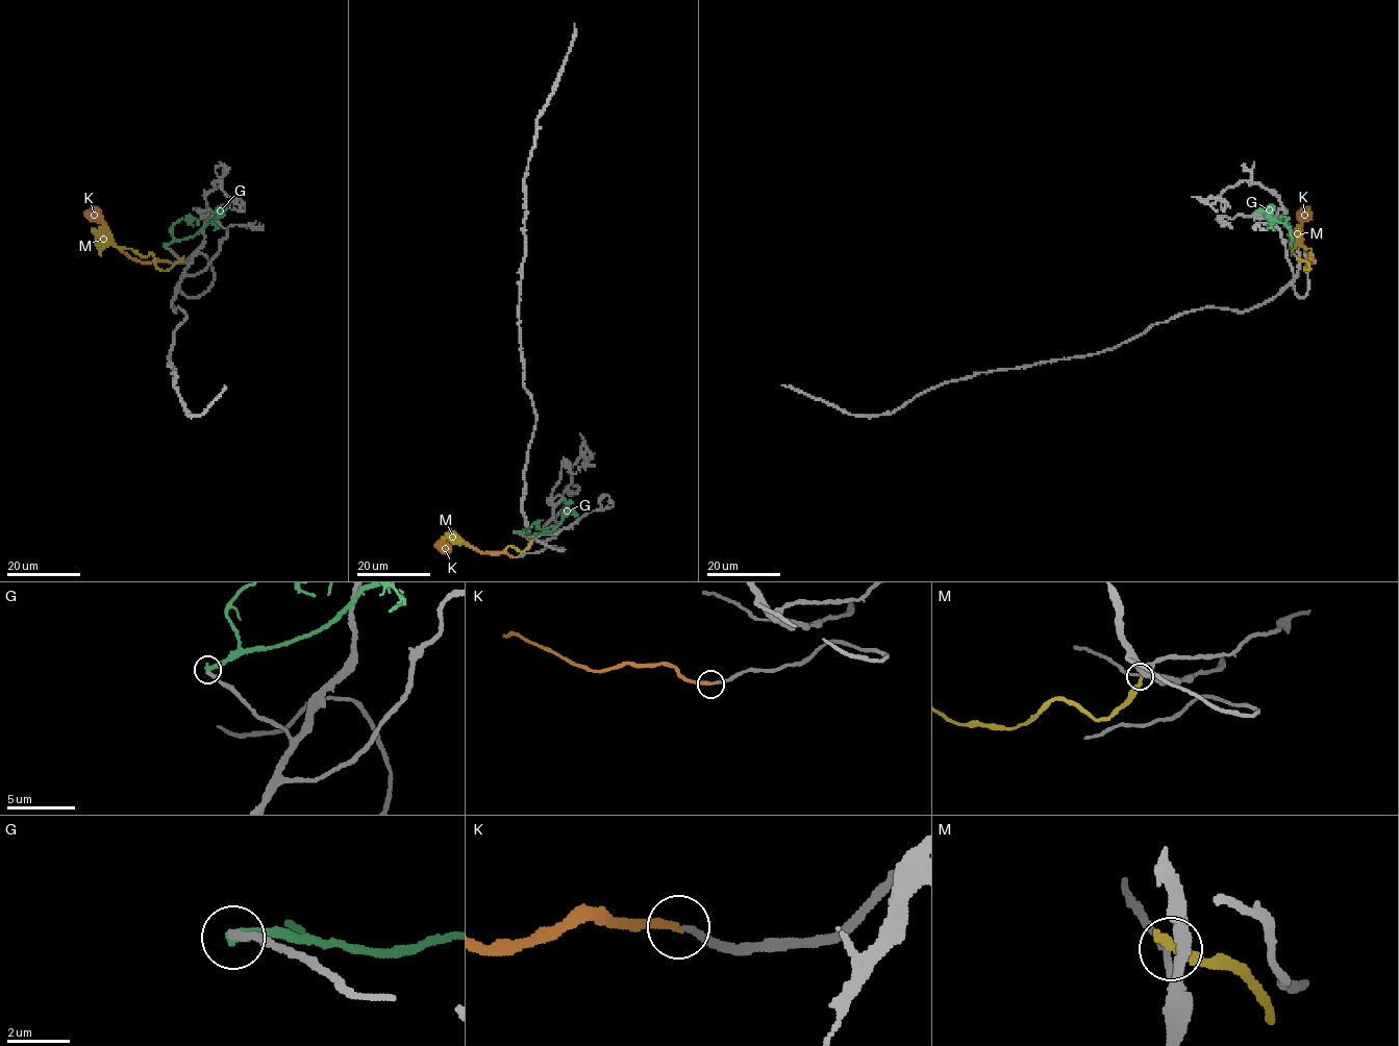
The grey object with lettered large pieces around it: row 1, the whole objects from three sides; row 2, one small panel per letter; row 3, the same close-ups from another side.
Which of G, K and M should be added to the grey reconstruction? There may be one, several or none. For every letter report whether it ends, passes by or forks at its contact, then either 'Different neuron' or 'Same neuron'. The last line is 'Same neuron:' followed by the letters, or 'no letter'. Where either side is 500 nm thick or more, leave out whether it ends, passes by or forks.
G: It ends there. Different neuron
K: It ends there. Same neuron
M: It ends there. Different neuron
Same neuron: K

